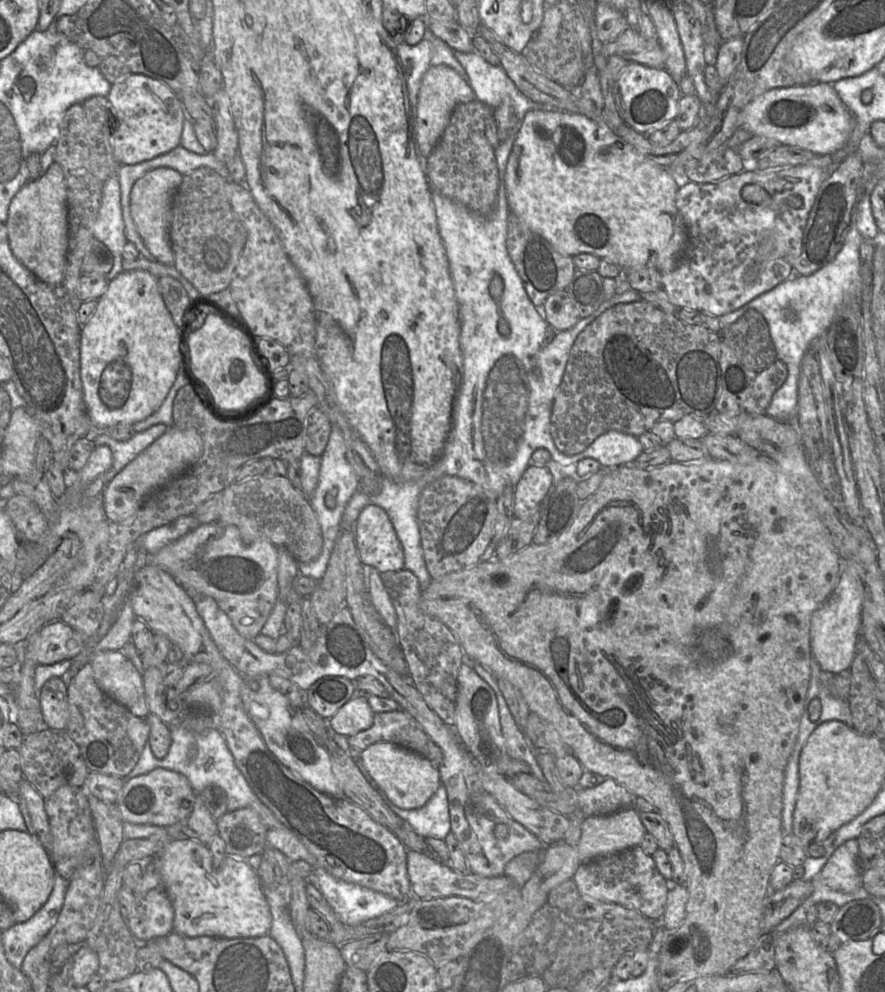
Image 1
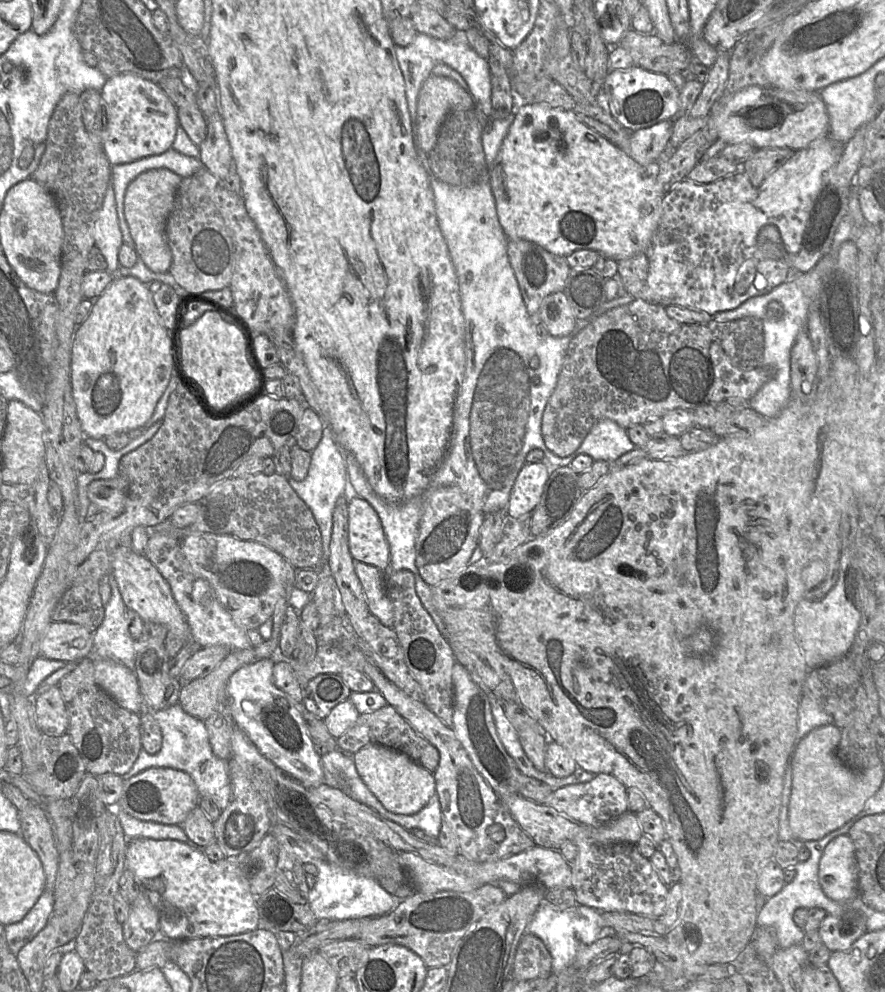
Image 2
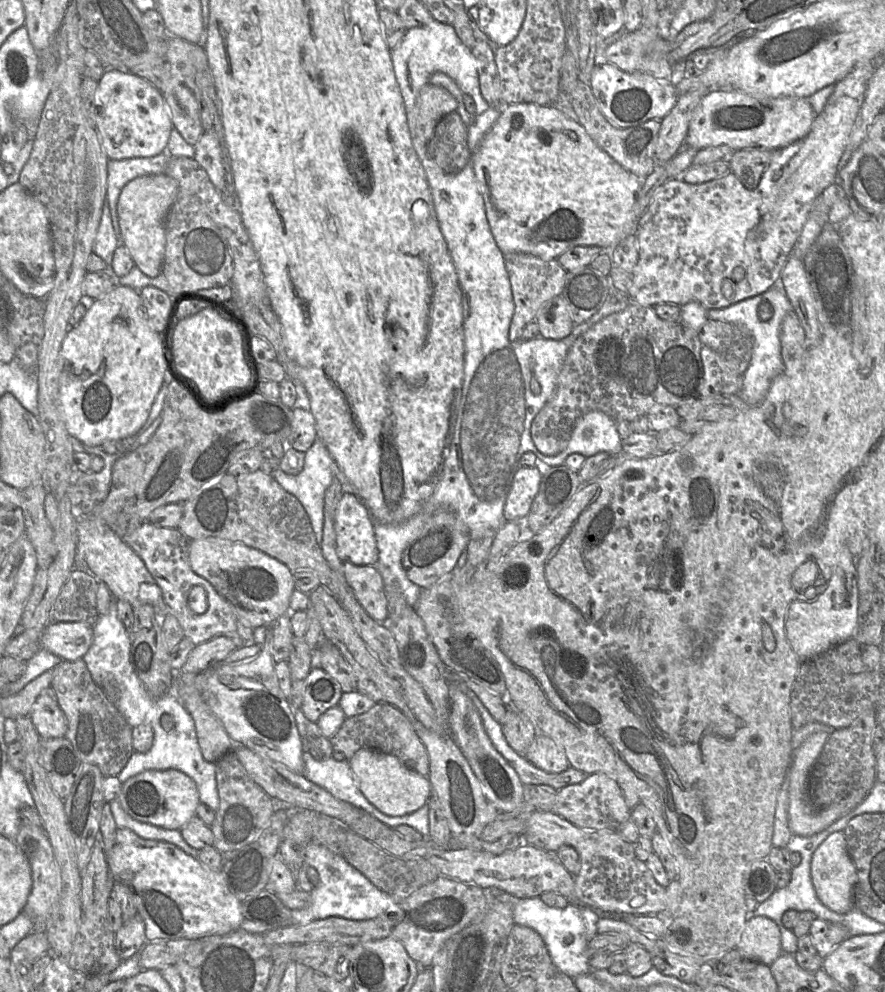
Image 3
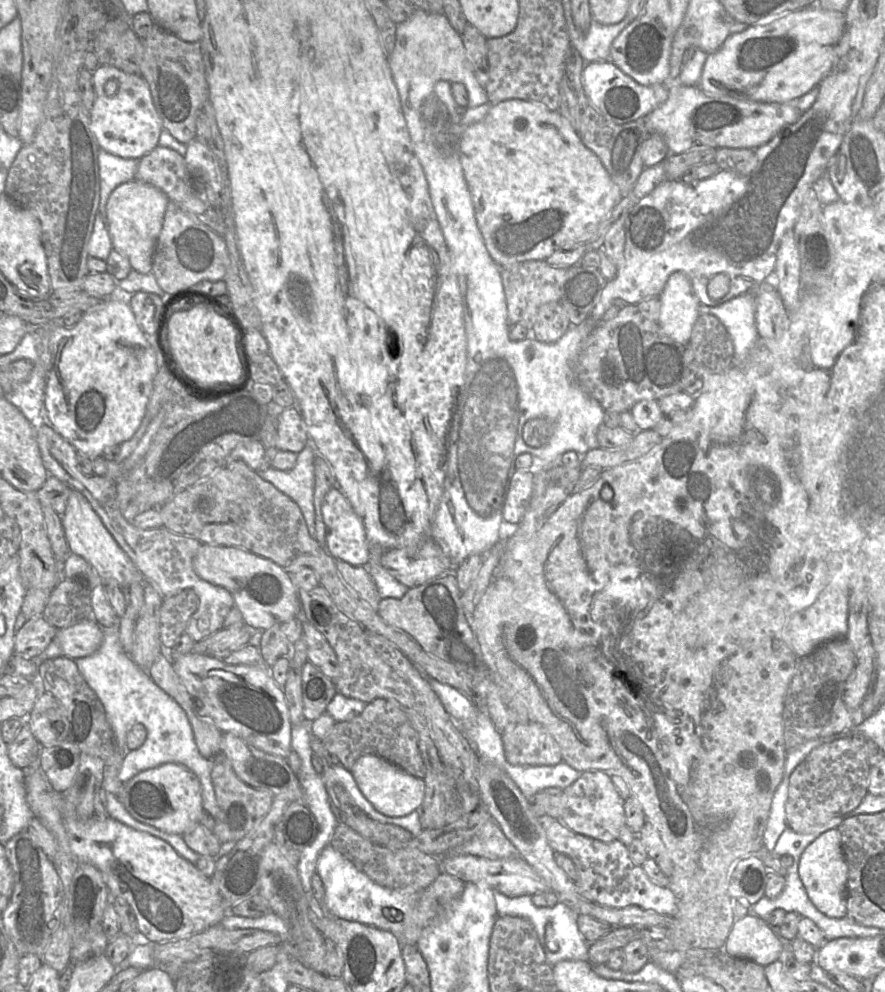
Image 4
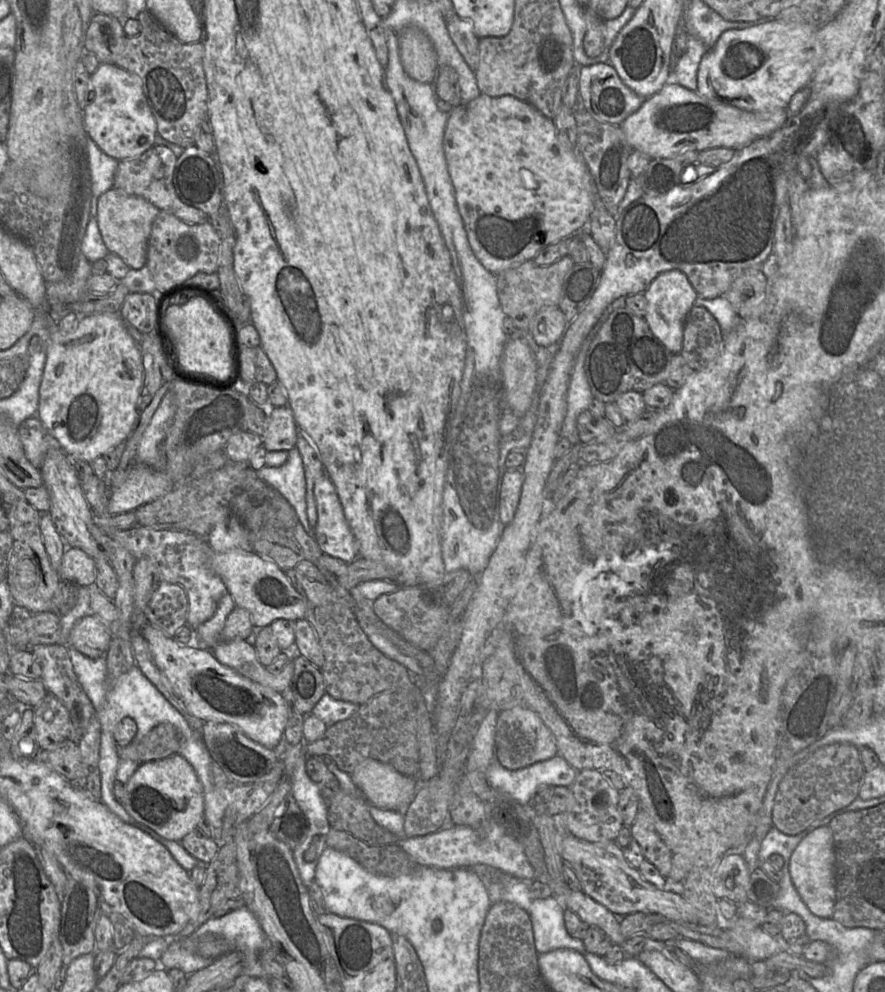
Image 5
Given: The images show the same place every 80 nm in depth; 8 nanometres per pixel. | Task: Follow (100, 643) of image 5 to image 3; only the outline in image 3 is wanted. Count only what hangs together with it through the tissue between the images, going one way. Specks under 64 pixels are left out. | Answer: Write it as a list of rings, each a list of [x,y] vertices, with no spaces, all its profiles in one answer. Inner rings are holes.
[[[84,622],[48,624],[41,636],[41,648],[65,661],[82,659],[93,642],[93,626]]]

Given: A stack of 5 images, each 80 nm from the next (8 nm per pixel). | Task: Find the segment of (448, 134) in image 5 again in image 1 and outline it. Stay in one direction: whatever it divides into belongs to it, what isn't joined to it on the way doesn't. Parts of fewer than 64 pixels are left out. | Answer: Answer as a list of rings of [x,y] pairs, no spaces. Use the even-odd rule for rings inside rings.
[[[531,110],[521,121],[520,129],[513,143],[504,174],[504,186],[510,212],[514,213],[531,231],[543,237],[562,255],[576,256],[590,253],[617,265],[622,271],[634,267],[651,266],[666,274],[674,269],[677,258],[683,250],[688,230],[676,206],[676,194],[680,179],[652,160],[640,154],[632,145],[615,135],[604,123],[595,122],[586,116],[564,111]]]

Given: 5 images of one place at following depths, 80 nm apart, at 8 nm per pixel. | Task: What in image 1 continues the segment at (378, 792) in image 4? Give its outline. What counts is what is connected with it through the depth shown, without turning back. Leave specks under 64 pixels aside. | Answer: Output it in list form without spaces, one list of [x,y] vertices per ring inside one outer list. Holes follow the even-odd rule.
[[[375,743],[358,754],[360,769],[384,797],[401,809],[423,807],[441,785],[439,768],[413,751],[392,743]]]

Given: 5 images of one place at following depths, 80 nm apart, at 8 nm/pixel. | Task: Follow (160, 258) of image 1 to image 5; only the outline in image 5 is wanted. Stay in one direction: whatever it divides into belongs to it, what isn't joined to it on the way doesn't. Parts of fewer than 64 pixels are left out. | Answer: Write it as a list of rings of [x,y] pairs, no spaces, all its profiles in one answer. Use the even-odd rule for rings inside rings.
[[[111,188],[97,200],[96,219],[103,242],[109,253],[120,256],[132,269],[140,269],[147,262],[148,239],[152,223],[160,210],[142,197],[130,195],[122,189]]]

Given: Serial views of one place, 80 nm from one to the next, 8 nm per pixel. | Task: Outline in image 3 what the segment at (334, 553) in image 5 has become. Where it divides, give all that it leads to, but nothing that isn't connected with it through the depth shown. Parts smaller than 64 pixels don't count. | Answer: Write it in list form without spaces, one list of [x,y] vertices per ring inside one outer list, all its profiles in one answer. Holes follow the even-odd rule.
[[[343,493],[334,515],[336,551],[339,558],[355,565],[374,566],[378,560],[375,521],[366,505],[355,494]]]

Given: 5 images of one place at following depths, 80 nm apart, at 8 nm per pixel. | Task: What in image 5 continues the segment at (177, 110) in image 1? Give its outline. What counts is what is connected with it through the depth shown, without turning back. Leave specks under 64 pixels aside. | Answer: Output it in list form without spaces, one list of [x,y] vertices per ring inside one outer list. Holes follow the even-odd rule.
[[[100,63],[90,75],[92,100],[83,108],[88,137],[118,161],[140,156],[154,144],[157,123],[144,93],[141,78],[111,63]]]

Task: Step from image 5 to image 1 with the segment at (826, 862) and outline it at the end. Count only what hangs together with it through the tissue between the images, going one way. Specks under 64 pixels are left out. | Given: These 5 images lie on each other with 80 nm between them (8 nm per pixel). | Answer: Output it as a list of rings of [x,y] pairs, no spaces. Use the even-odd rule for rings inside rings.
[[[856,839],[847,840],[829,857],[821,870],[820,881],[833,890],[851,893],[861,886],[859,845]]]

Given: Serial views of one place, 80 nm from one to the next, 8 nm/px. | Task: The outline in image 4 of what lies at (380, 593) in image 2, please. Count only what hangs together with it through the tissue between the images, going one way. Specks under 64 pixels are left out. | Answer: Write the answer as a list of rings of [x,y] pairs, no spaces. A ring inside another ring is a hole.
[[[336,559],[336,566],[342,580],[377,612],[382,598],[366,566],[352,566],[339,559]]]

